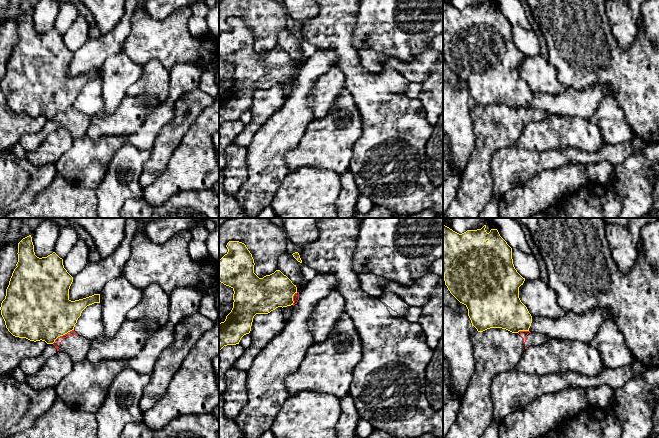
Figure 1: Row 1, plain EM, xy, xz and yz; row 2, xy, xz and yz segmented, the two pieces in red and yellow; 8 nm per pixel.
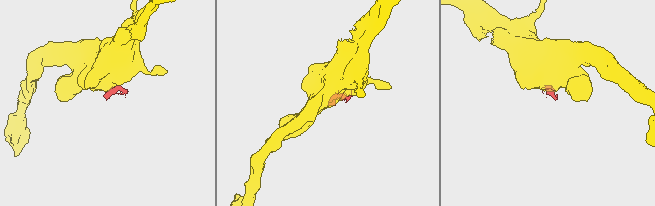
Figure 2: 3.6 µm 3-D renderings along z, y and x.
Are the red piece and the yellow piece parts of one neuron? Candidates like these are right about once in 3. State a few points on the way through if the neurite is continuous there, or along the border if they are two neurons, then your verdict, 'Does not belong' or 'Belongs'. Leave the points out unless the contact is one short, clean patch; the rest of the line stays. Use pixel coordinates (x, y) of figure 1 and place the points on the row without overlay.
Boundary: xy (73, 105), (60, 111), (52, 119). Does not belong

